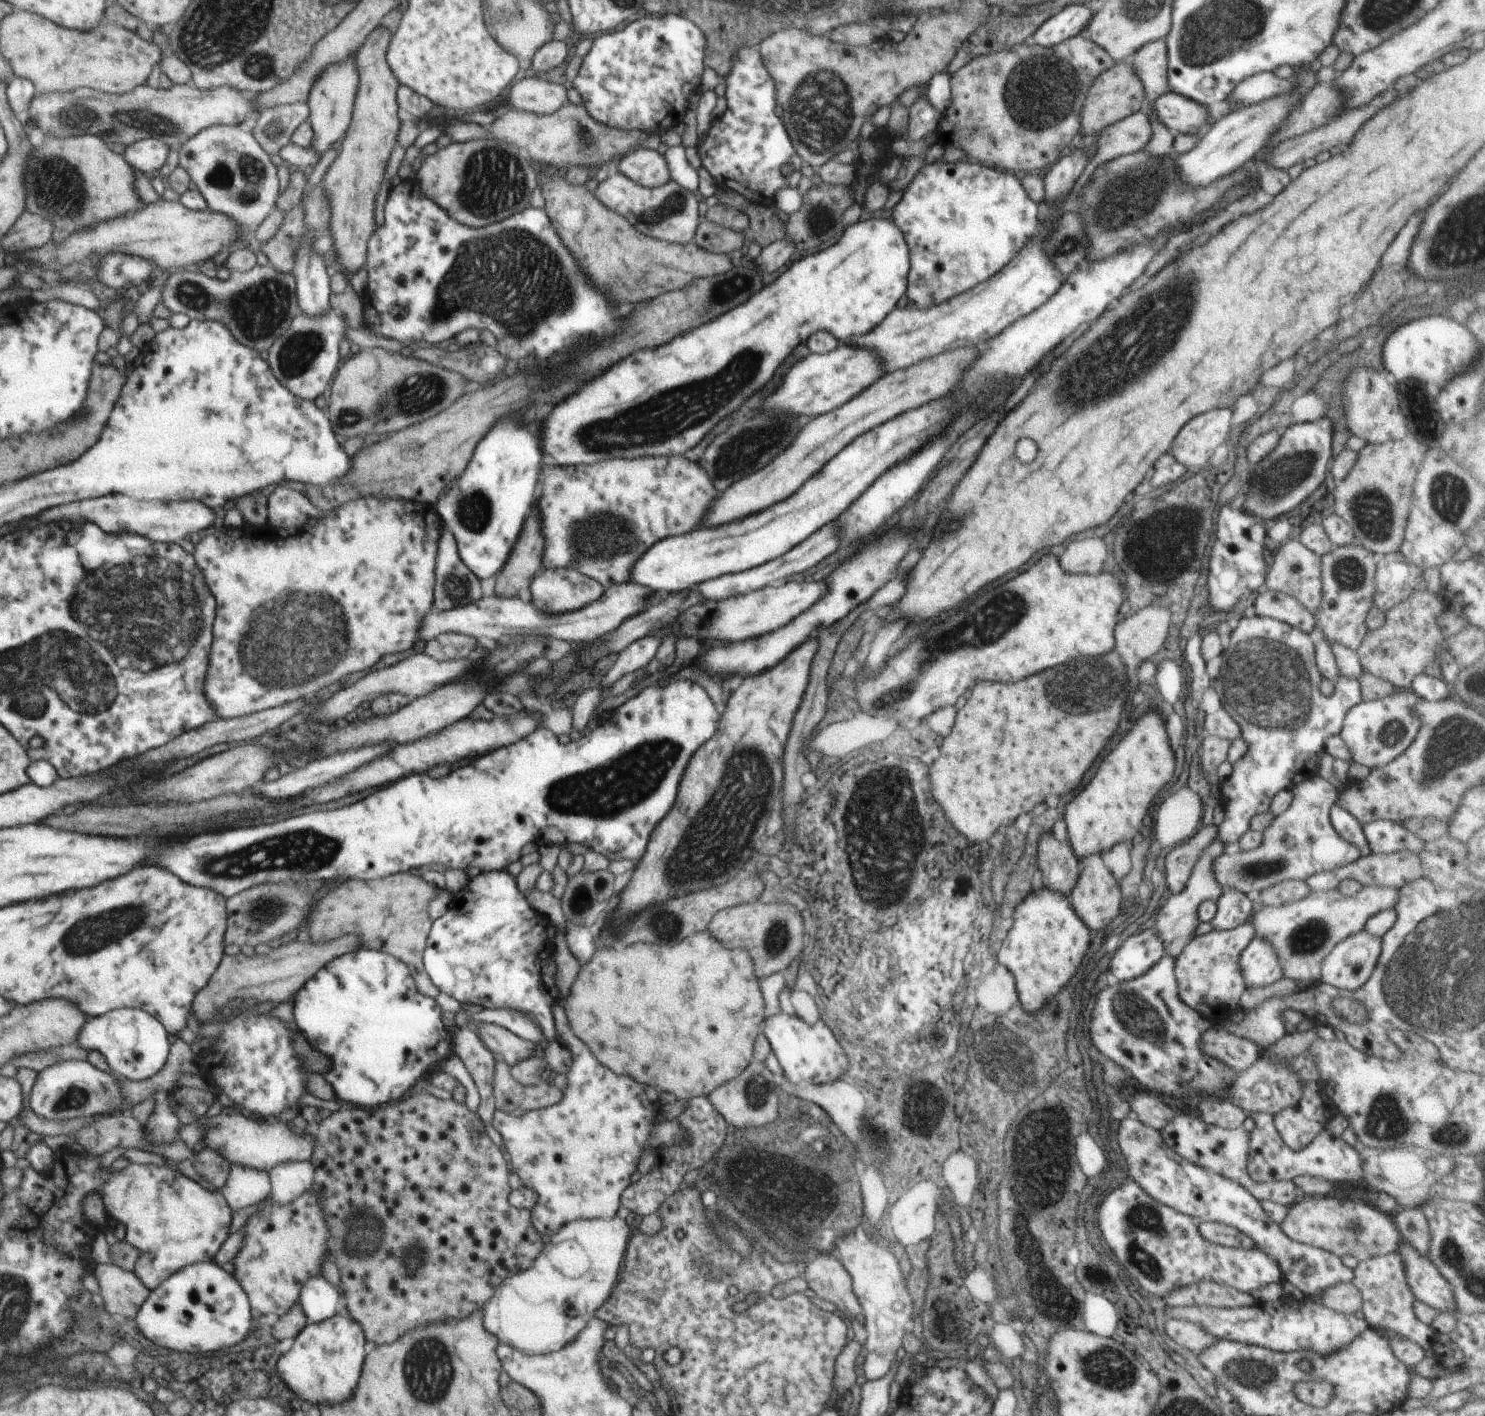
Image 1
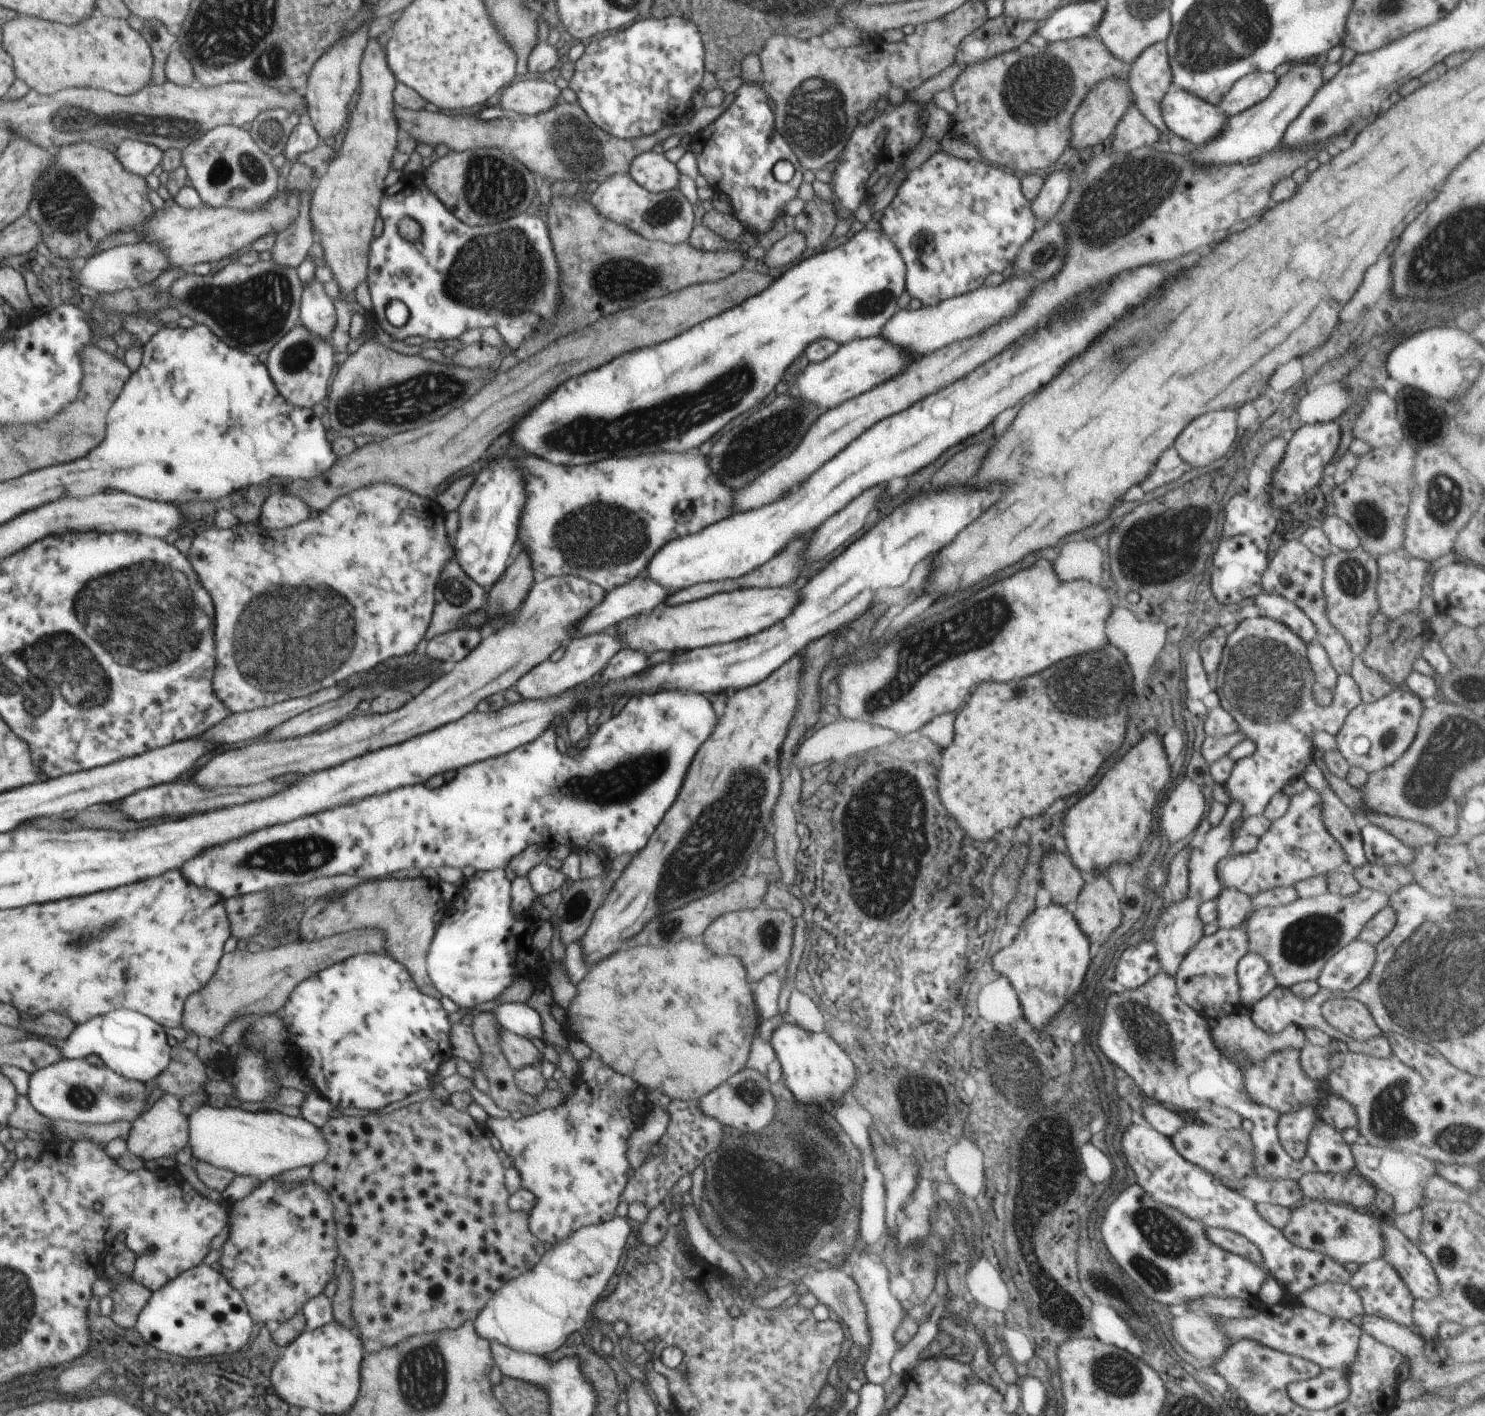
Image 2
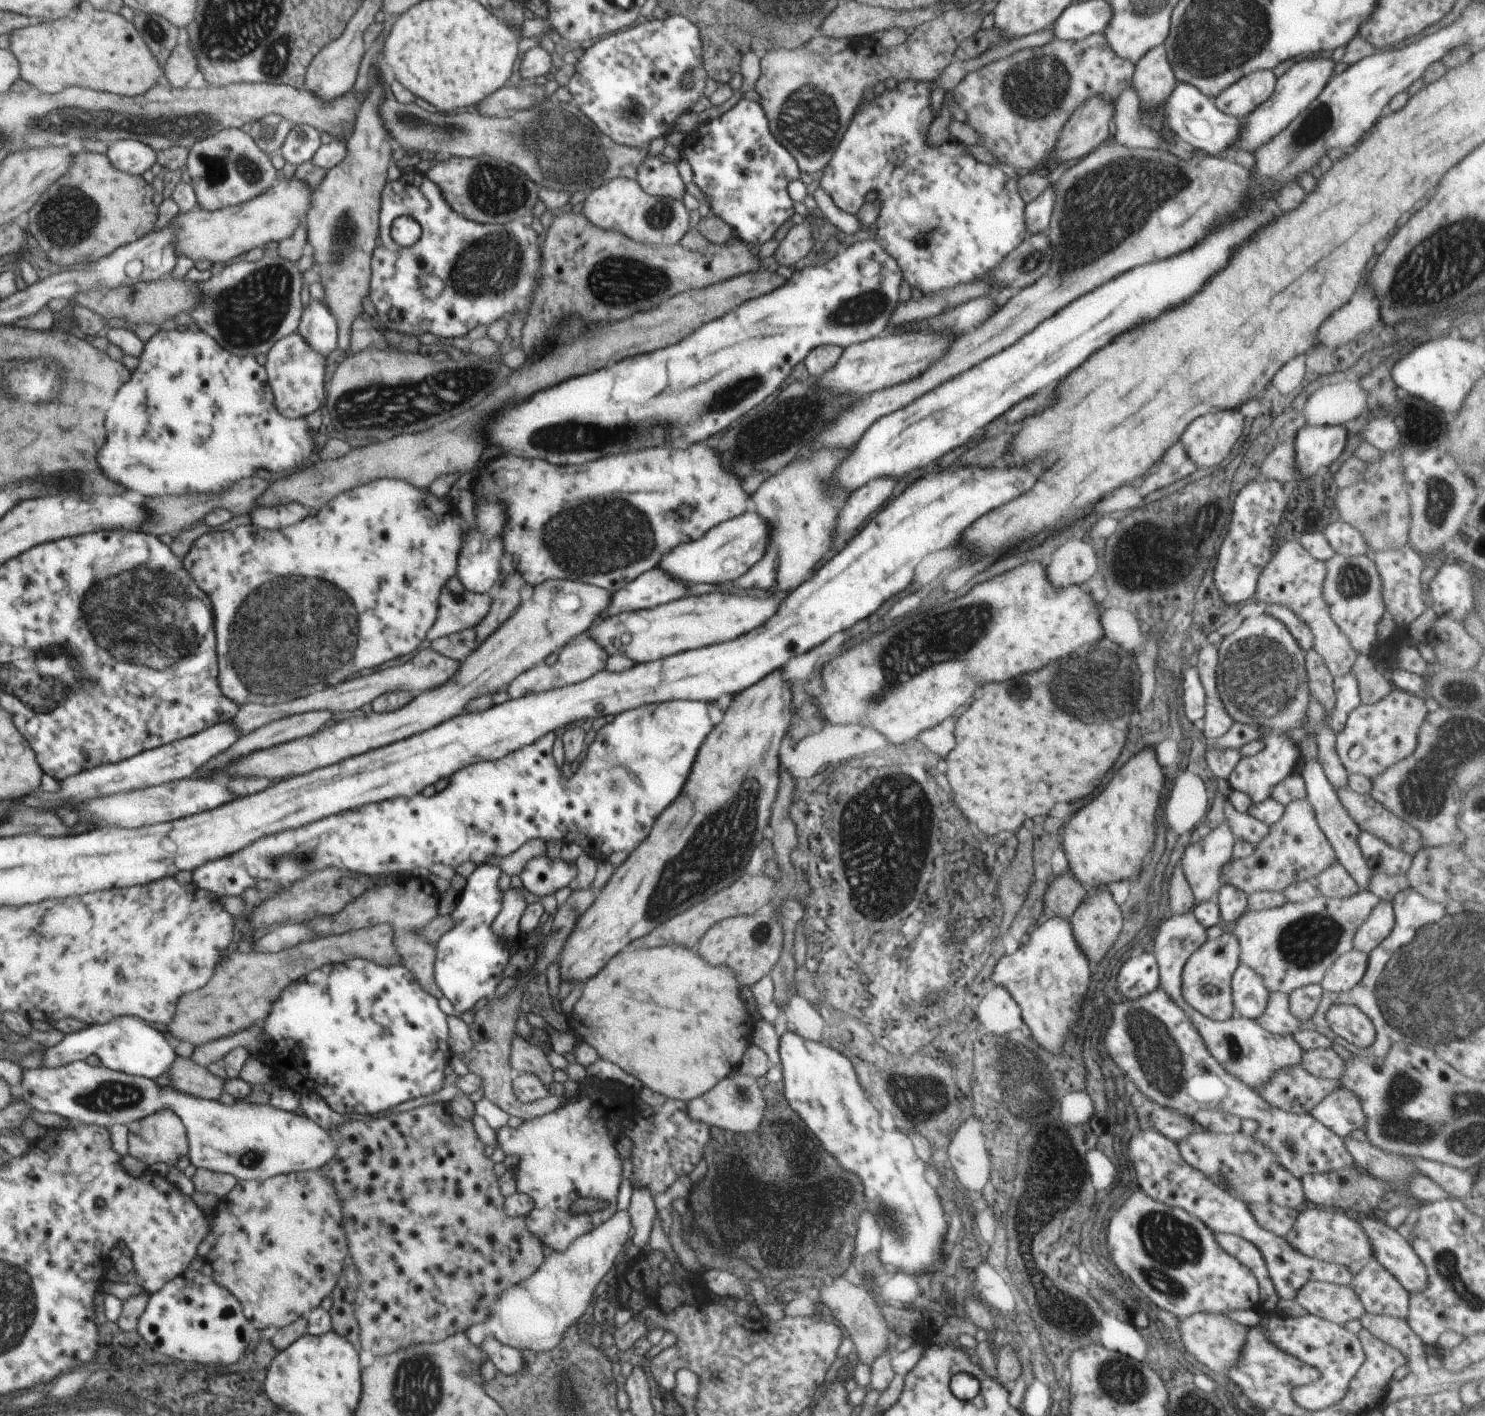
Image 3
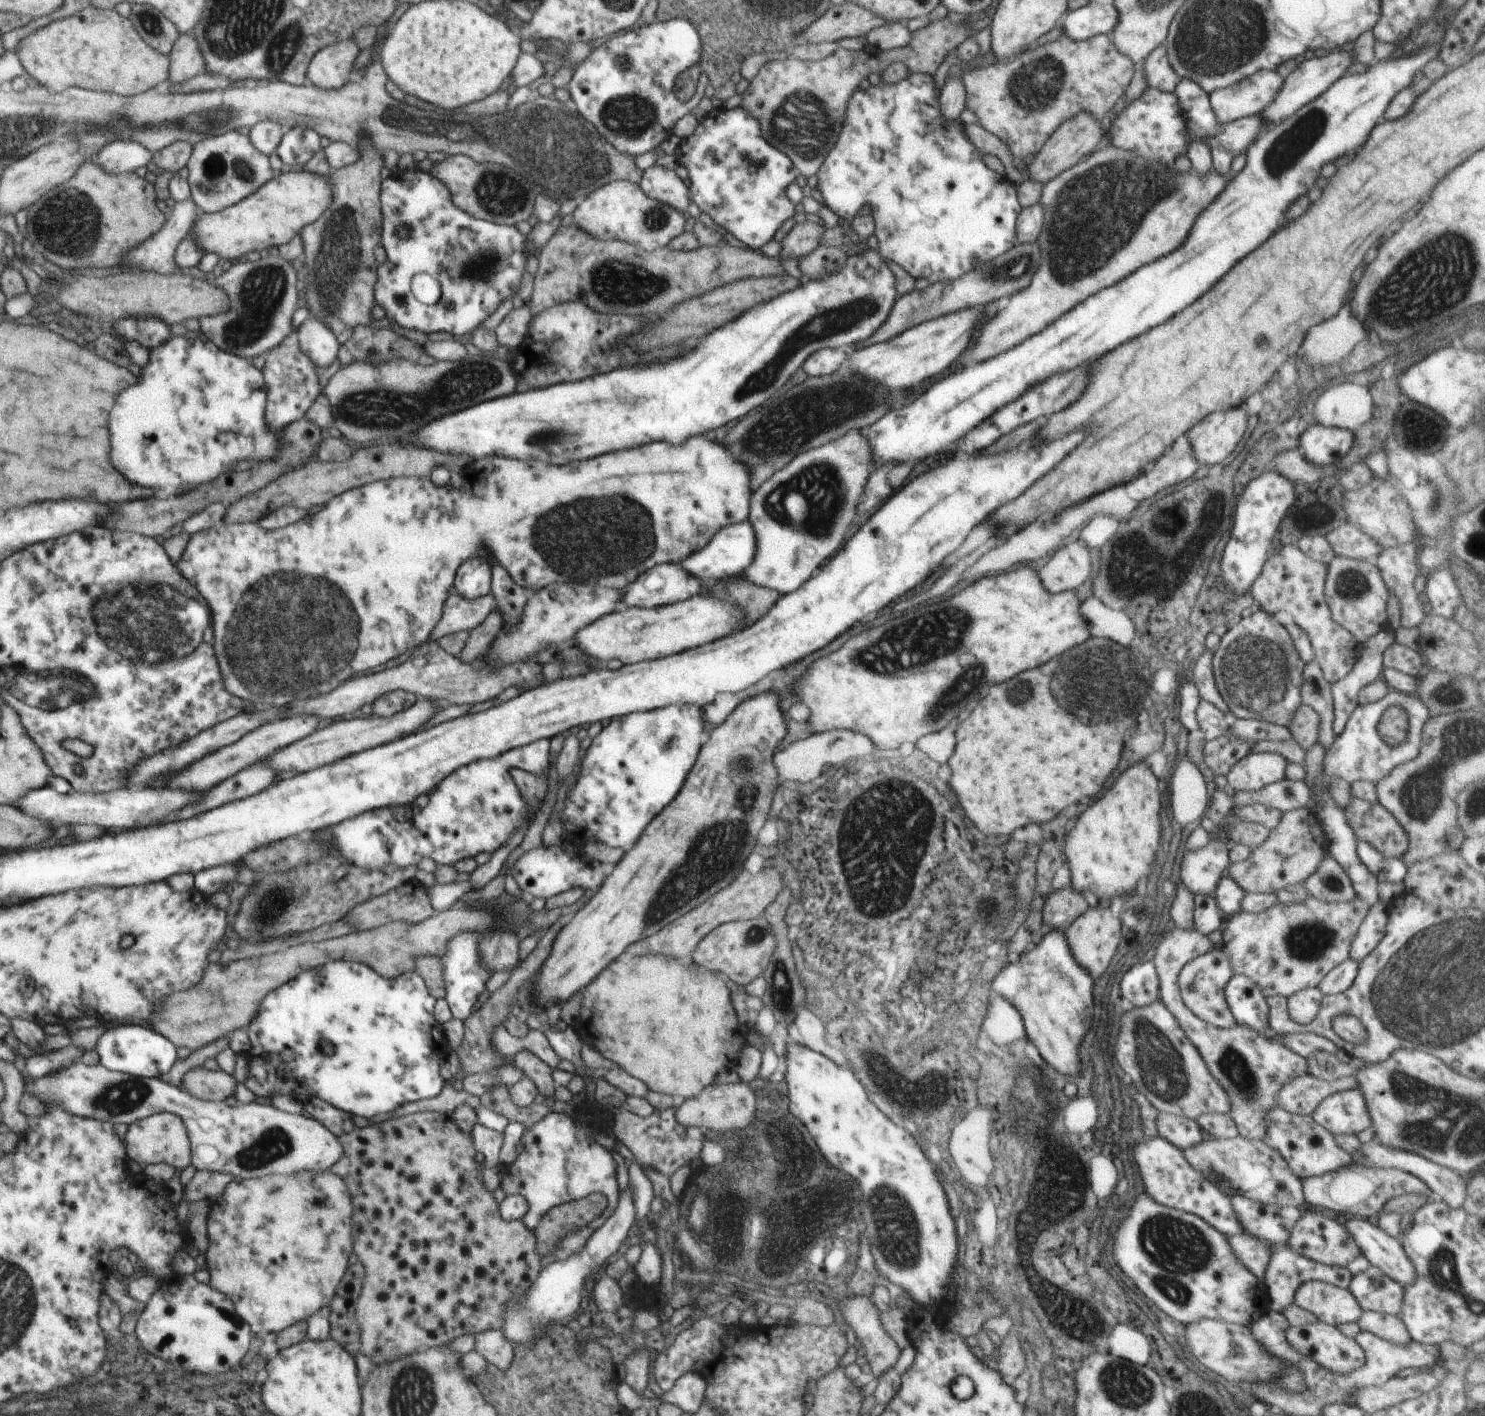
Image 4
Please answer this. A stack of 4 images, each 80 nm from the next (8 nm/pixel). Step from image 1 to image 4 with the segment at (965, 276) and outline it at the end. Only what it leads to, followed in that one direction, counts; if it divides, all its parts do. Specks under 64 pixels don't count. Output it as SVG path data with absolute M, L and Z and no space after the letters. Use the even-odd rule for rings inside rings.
M910 73L908 78L904 78L896 84L887 84L882 81L876 86L871 85L866 90L858 87L858 90L848 100L848 108L846 108L846 116L844 116L842 132L839 132L838 142L828 152L828 156L826 156L820 170L818 170L818 185L816 186L822 194L822 198L824 198L824 204L830 208L830 211L836 217L846 220L851 219L853 214L856 214L862 206L868 204L872 208L871 214L876 225L874 236L878 239L878 253L884 259L892 260L894 264L904 268L914 279L923 277L928 279L931 284L958 280L966 272L974 270L976 262L994 260L994 258L1018 244L1015 242L1015 228L1018 215L1023 209L1017 199L1017 190L1006 178L1006 175L998 174L984 164L981 158L982 153L968 140L968 136L964 132L963 122L960 119L946 122L942 118L939 97L939 90L936 90L933 76L929 73Z

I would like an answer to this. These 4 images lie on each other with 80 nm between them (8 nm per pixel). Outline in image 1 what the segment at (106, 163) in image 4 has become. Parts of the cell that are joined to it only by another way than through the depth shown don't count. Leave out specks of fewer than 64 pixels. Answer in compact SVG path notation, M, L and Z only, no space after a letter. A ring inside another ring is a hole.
M149 138L126 144L124 154L126 162L130 163L135 171L148 175L151 171L161 168L170 150L170 146L165 142Z

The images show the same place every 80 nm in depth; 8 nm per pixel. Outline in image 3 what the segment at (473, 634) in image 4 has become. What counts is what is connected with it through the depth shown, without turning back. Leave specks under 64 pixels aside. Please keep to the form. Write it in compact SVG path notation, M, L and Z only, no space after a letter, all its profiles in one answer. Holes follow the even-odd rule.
M511 572L510 582L504 581L499 584L492 592L492 604L486 618L476 626L476 634L478 634L478 642L486 640L494 630L498 630L498 626L502 626L502 622L508 620L510 612L520 604L520 588L524 586L524 580L520 574Z

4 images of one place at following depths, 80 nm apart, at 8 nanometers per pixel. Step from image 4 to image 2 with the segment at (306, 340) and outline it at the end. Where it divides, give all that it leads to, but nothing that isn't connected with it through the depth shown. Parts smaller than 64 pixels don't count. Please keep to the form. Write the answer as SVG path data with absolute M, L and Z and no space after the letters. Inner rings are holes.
M315 279L308 288L303 288L299 310L299 323L310 334L323 341L332 340L336 326L336 311L332 300L323 290L323 284Z

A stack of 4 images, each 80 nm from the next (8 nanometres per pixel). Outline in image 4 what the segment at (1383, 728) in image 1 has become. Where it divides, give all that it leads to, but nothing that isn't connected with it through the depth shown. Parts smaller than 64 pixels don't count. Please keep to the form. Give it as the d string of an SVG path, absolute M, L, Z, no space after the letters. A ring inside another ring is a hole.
M1396 689L1389 690L1382 698L1368 704L1358 705L1350 715L1348 722L1345 724L1342 734L1339 734L1334 742L1325 752L1321 776L1321 787L1317 793L1311 794L1310 808L1318 807L1319 802L1324 802L1325 787L1330 788L1330 782L1335 779L1343 780L1350 786L1356 781L1368 781L1377 783L1387 774L1390 774L1398 765L1404 764L1413 758L1417 758L1418 753L1422 751L1423 726L1429 721L1429 708L1417 697L1412 696ZM1390 706L1401 706L1408 715L1409 733L1406 740L1400 746L1392 748L1388 746L1382 737L1378 734L1377 724Z

